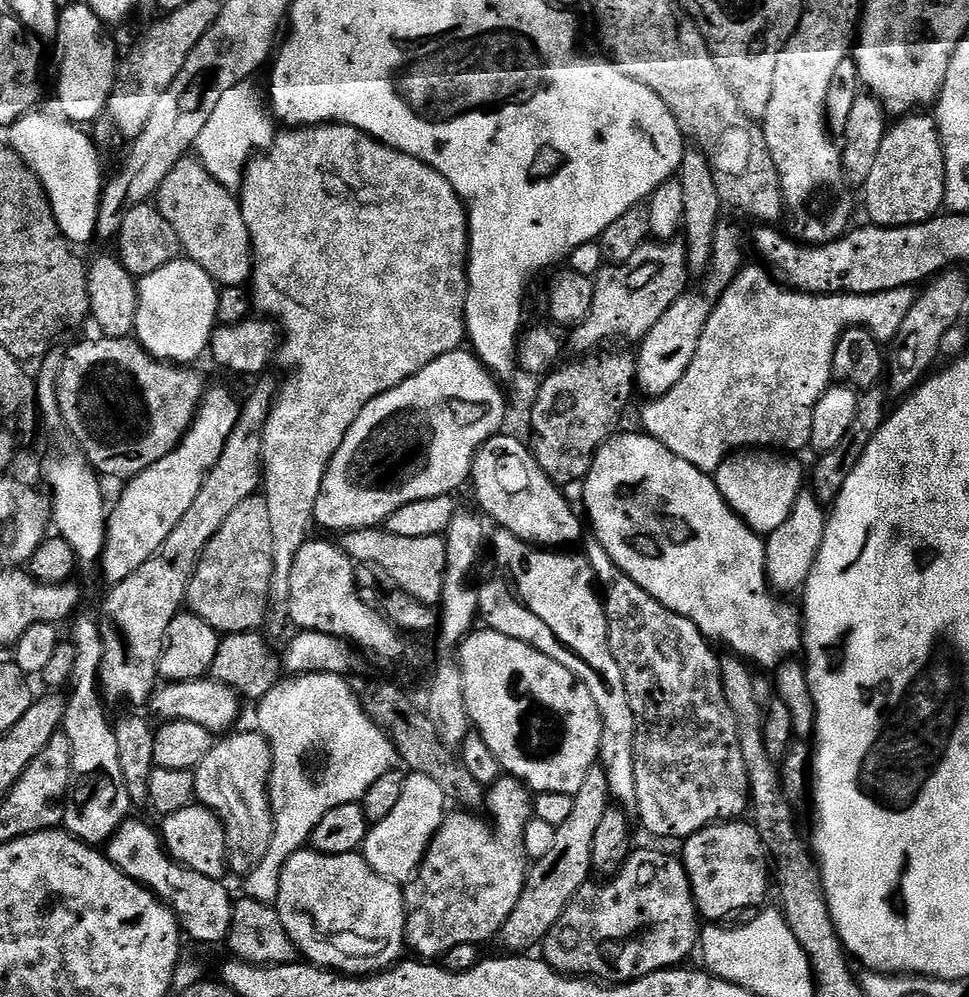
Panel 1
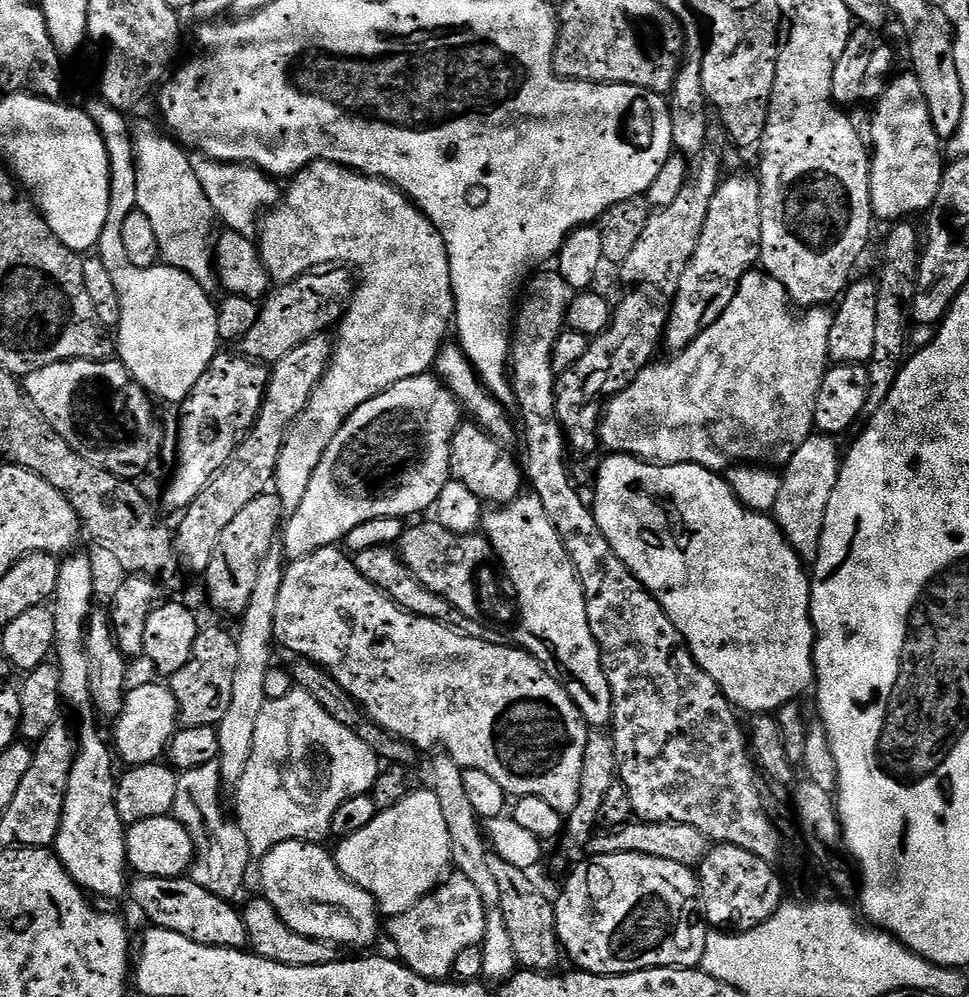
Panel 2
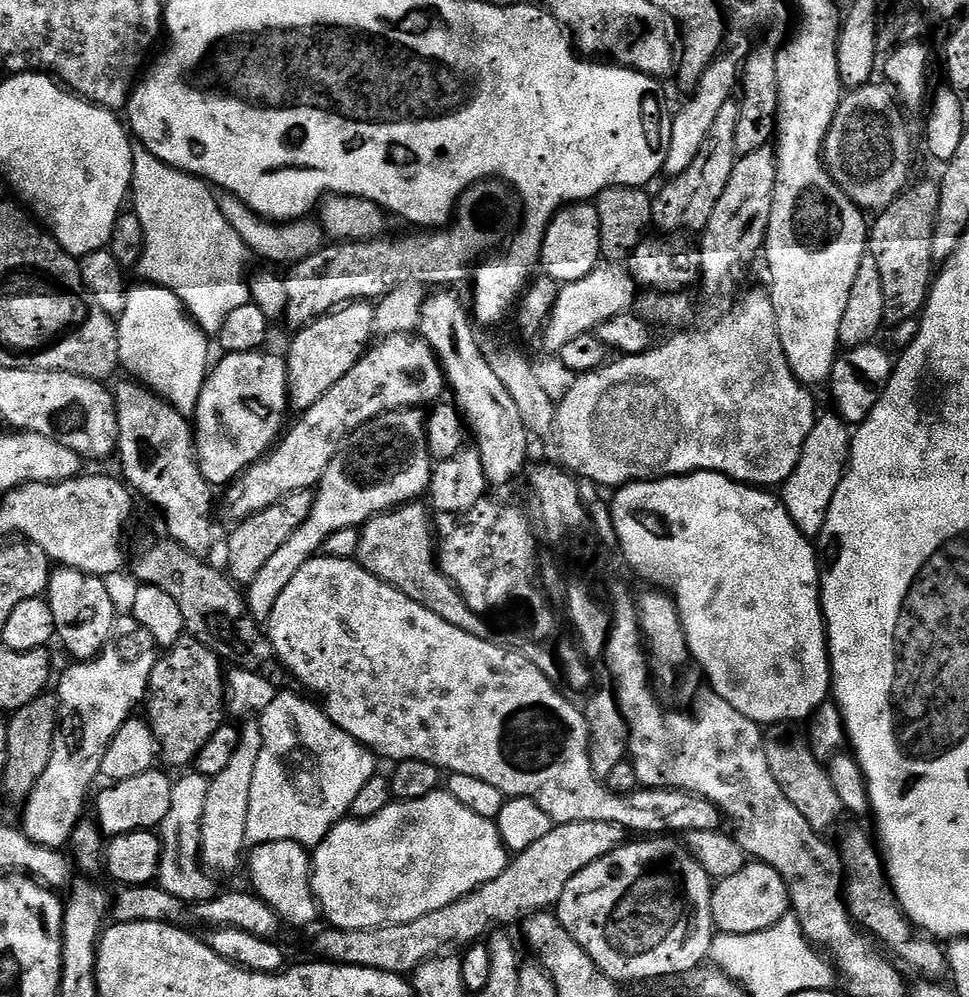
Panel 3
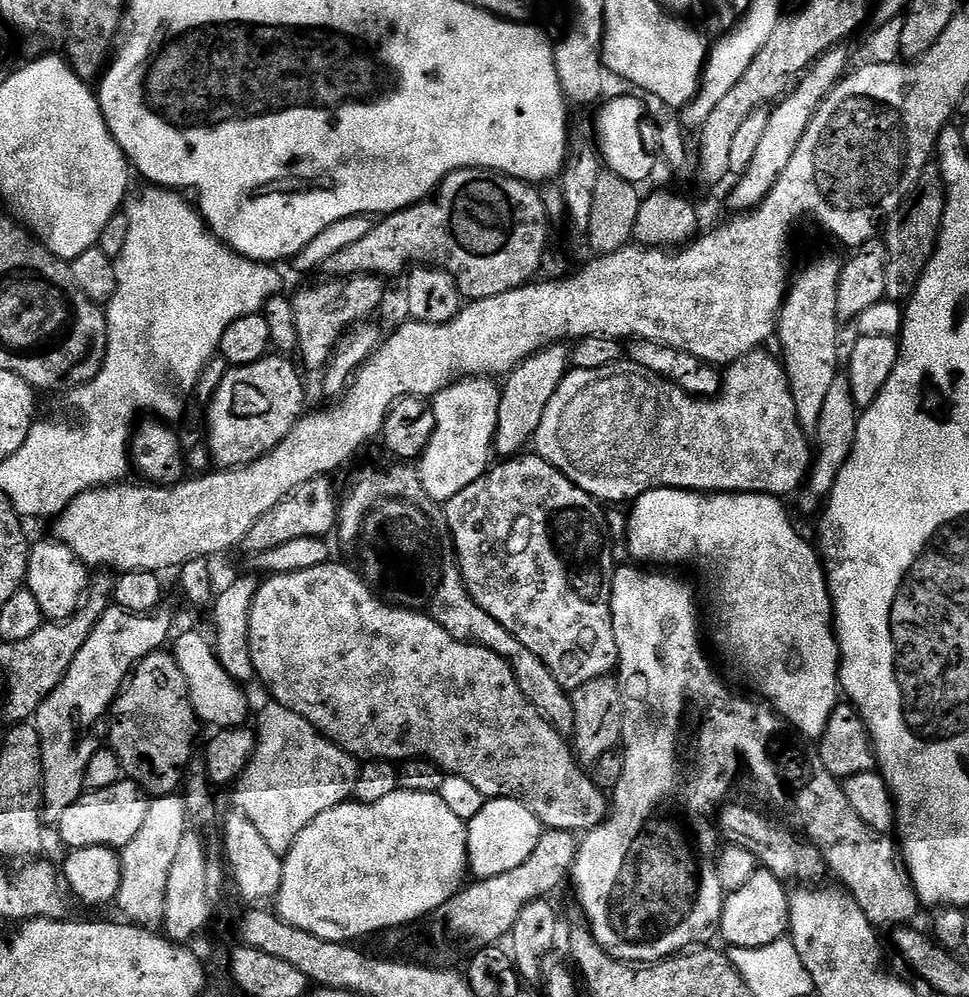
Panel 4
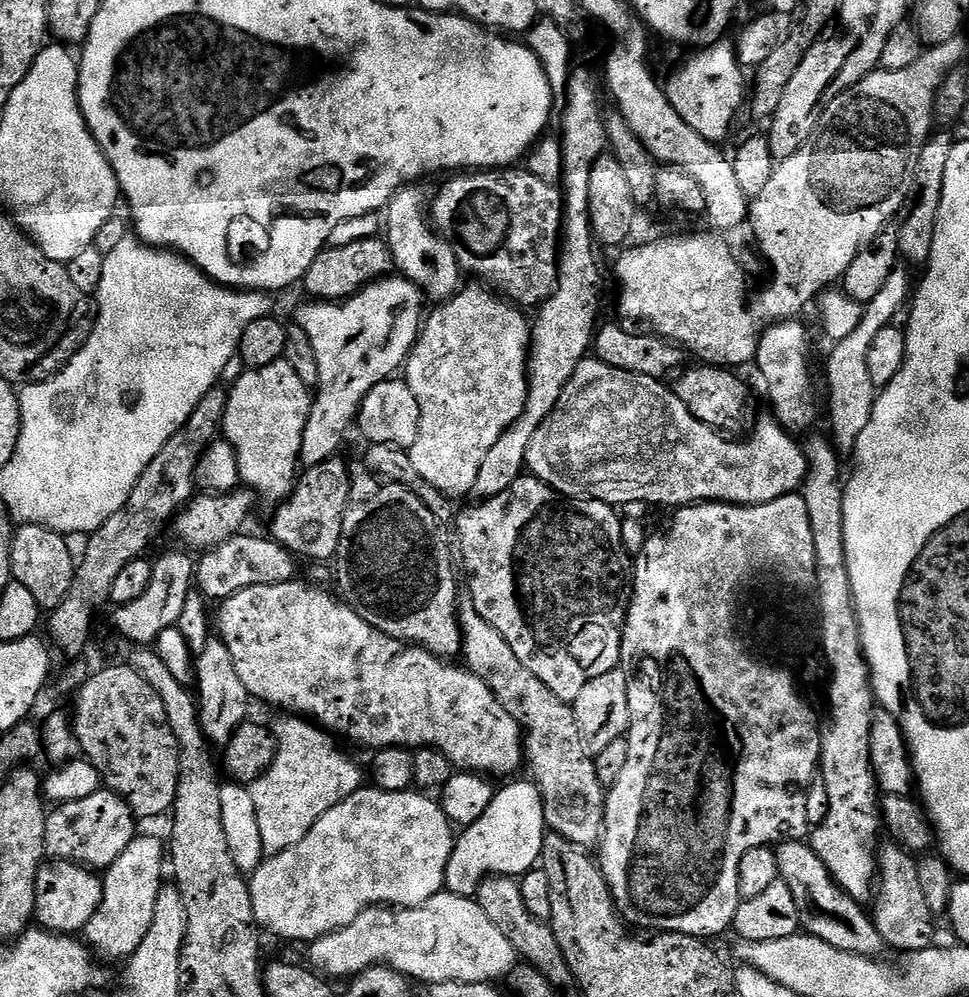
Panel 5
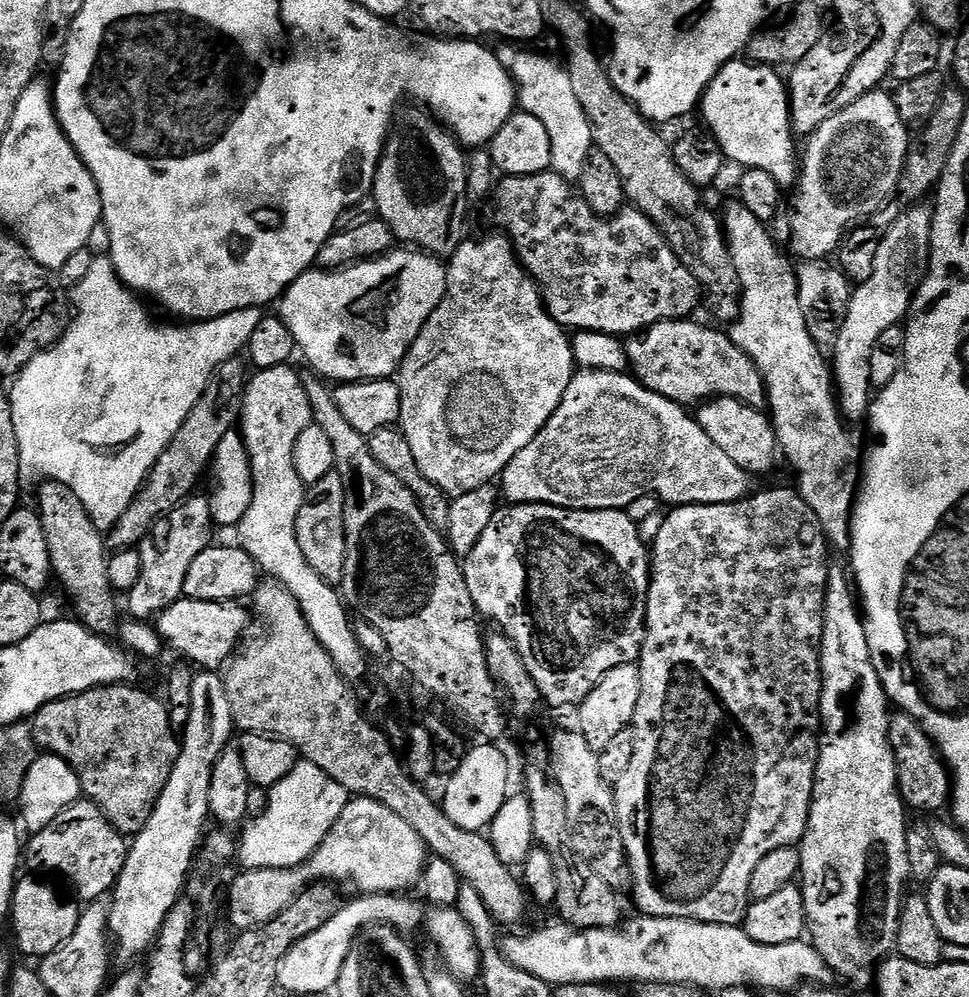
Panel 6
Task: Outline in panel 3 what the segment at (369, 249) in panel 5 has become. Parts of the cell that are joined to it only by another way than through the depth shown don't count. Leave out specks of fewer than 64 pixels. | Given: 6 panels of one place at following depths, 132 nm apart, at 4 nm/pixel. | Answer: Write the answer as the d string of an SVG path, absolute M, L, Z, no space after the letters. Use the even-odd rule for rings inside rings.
M353 302L328 312L322 318L299 329L288 344L288 402L293 413L310 410L330 386L342 382L346 374L364 356L376 332L376 310L371 303Z

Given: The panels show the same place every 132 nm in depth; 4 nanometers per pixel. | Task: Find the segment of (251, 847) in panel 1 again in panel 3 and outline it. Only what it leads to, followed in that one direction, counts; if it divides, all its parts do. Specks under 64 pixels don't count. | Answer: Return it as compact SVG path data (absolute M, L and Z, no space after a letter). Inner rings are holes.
M195 772L185 773L173 783L170 796L170 810L158 829L161 842L159 887L165 888L172 897L185 904L210 901L218 894L212 879L206 875L200 859L200 827L202 806L206 806L209 793L209 779Z

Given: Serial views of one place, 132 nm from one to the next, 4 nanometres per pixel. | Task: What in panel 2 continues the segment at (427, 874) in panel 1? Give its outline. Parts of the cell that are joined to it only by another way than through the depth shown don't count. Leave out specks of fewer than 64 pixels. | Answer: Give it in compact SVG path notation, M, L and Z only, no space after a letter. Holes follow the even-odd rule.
M452 874L413 908L401 916L391 917L386 924L386 936L388 932L389 938L396 943L395 955L414 970L414 974L427 980L447 981L452 976L454 958L458 958L466 946L483 945L489 911L482 894L478 894L478 886L464 875Z

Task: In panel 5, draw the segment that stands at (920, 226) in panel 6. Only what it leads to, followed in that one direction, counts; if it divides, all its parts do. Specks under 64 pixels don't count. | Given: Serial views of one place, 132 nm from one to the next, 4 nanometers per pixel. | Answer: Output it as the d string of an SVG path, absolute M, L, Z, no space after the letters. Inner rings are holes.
M897 266L893 269L883 283L882 290L866 305L862 322L858 322L858 330L831 345L832 353L828 356L828 424L832 427L831 443L841 454L855 453L858 438L862 430L866 430L866 422L870 422L870 414L876 405L878 390L870 382L870 374L866 370L866 354L869 353L878 330L889 327L895 321L892 319L899 314L900 307L909 303L914 280L912 284L908 277L909 269L903 267Z

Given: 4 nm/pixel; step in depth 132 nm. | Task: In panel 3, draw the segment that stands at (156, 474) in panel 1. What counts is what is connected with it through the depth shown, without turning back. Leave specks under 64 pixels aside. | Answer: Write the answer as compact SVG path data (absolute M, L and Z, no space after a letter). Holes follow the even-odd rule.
M268 350L259 352L247 352L246 354L224 354L219 357L221 360L211 365L210 371L207 373L204 385L202 386L201 396L198 398L196 410L194 413L194 435L196 445L196 462L200 467L202 478L205 483L211 486L227 486L236 479L237 476L247 472L251 464L257 460L263 460L268 455L270 449L279 441L282 433L285 431L284 415L289 415L290 405L288 402L288 366L283 359L280 360L276 356L271 356Z

